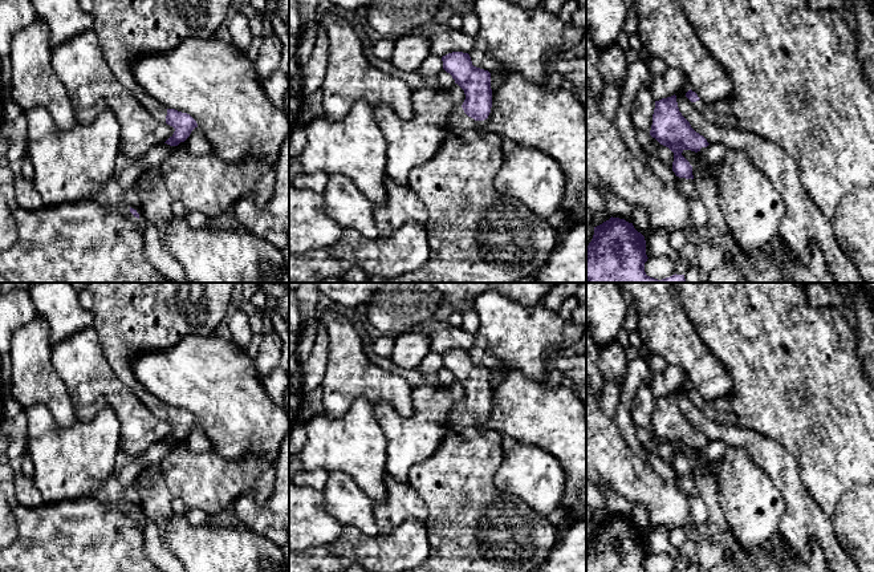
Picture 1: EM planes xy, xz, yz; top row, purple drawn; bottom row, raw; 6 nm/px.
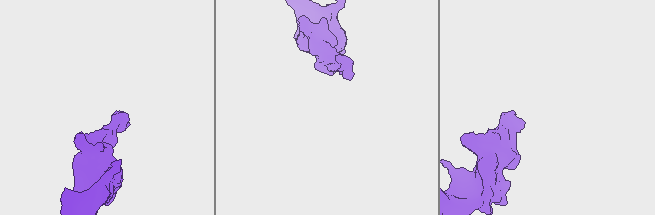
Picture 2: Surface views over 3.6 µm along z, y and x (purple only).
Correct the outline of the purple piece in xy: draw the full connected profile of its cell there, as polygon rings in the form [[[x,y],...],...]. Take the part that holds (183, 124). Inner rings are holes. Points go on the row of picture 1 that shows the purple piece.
[[[78,0],[81,8],[94,21],[103,57],[113,74],[121,84],[145,106],[145,109],[160,122],[175,129],[164,142],[178,146],[184,142],[191,131],[198,127],[196,121],[187,113],[167,109],[150,96],[134,78],[131,62],[141,56],[156,54],[175,49],[190,37],[214,38],[219,27],[227,21],[231,0]]]

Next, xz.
[[[463,52],[448,53],[442,61],[443,69],[464,90],[466,100],[451,113],[442,149],[428,162],[411,169],[406,180],[428,212],[424,228],[430,256],[420,269],[395,277],[371,276],[369,283],[520,283],[544,269],[558,243],[557,230],[517,199],[500,194],[493,186],[504,162],[501,137],[480,135],[477,131],[477,122],[487,119],[492,107],[491,73],[473,66],[469,54]]]

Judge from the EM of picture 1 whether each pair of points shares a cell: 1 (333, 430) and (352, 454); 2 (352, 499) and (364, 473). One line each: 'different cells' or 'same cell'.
1: same cell
2: different cells

